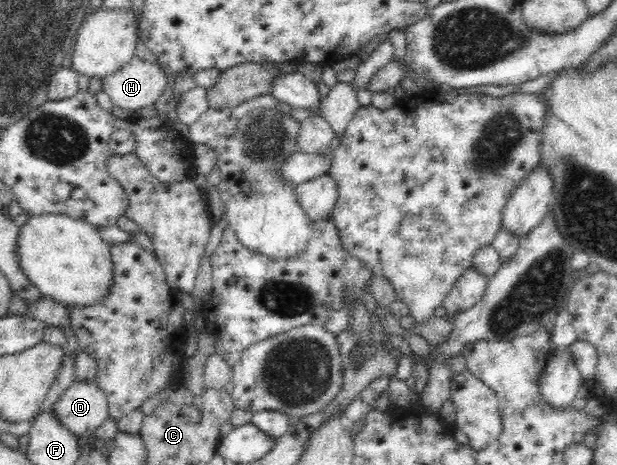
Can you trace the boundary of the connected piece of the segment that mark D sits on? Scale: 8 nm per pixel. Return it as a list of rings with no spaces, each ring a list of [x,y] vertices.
[[[73,380],[52,406],[52,412],[72,434],[90,436],[108,419],[106,393],[94,381]]]

